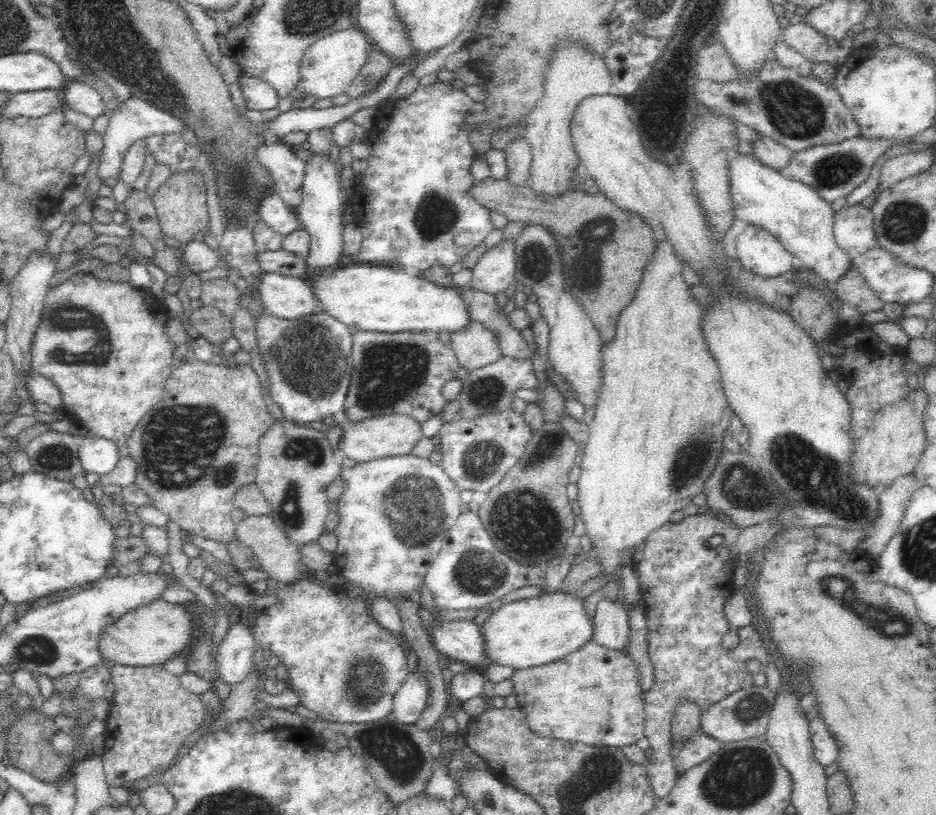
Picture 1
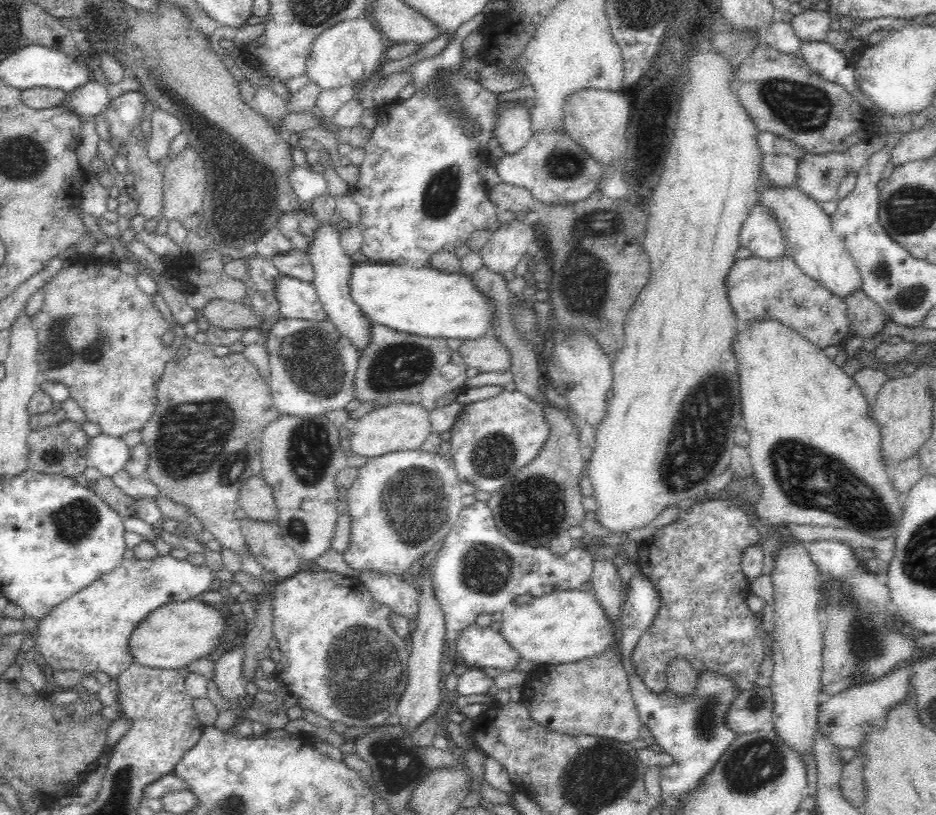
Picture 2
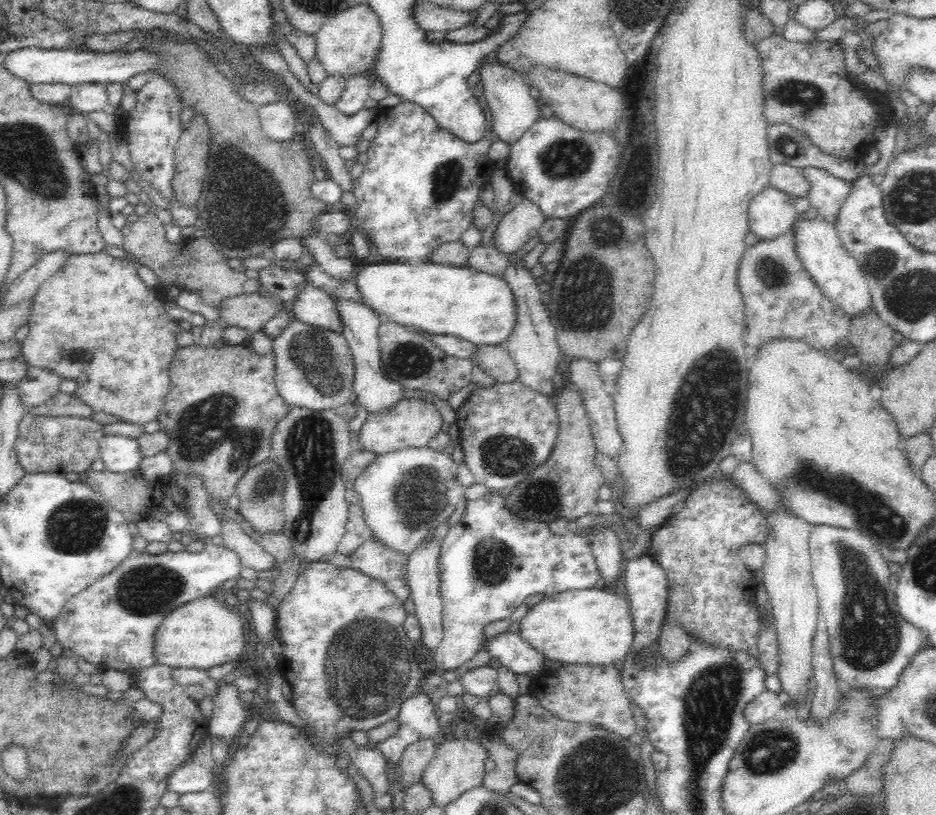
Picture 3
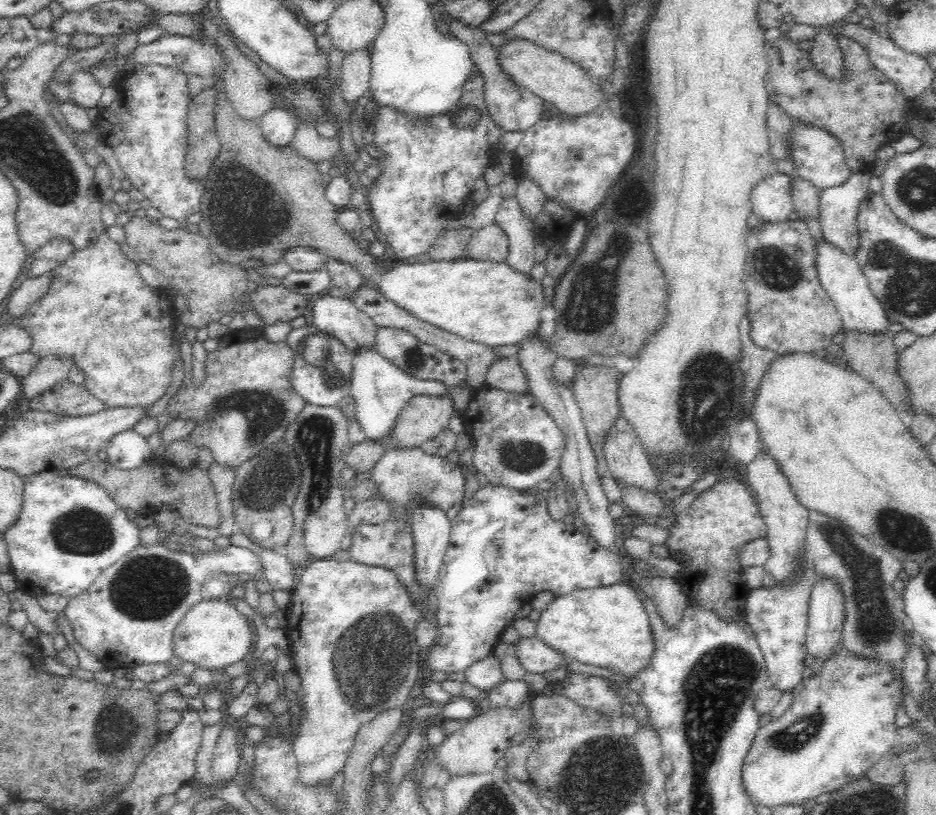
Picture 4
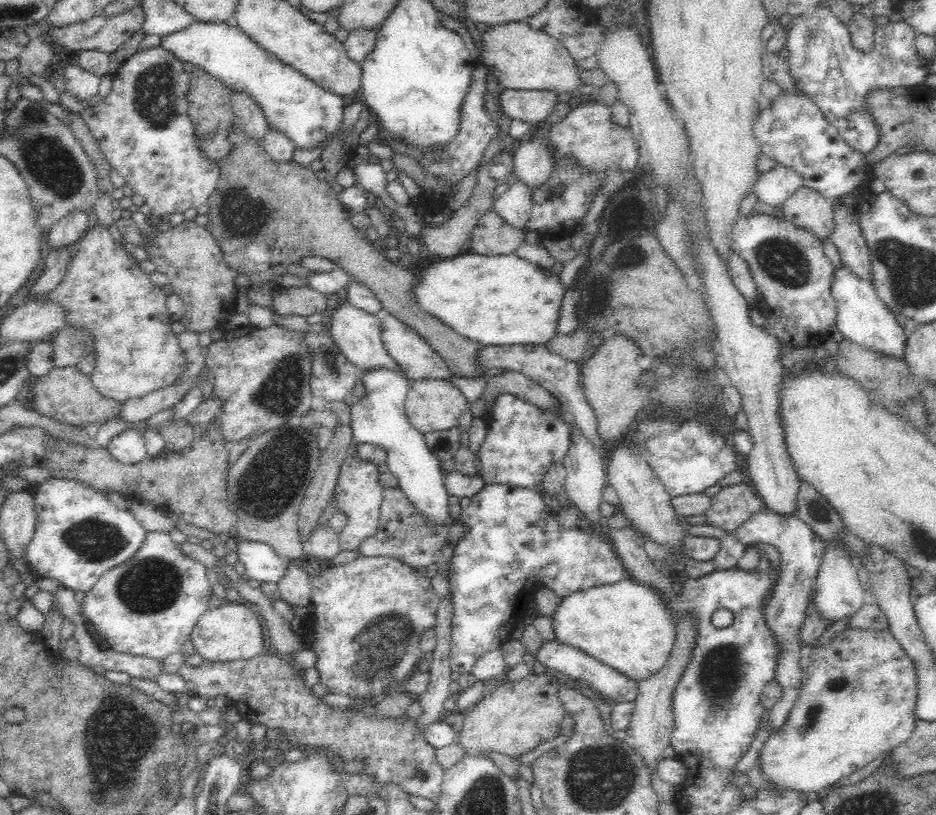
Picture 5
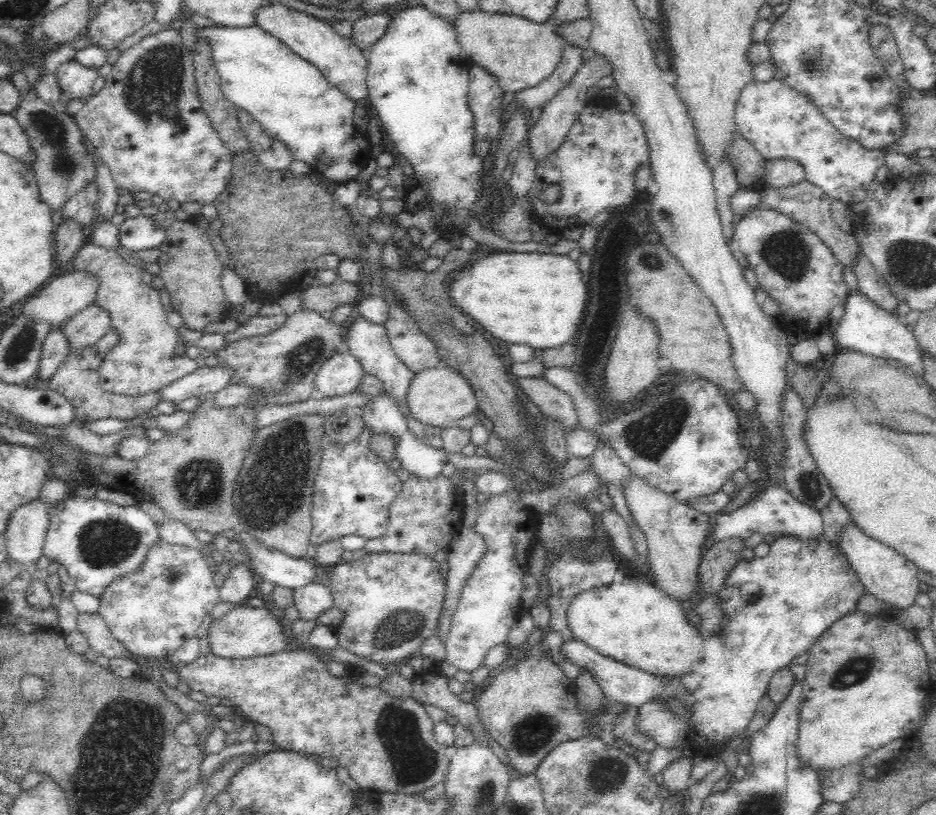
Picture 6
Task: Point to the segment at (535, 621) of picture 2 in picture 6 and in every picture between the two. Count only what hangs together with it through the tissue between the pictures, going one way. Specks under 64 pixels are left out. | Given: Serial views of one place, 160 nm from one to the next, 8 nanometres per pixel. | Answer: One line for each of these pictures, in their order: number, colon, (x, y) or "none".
3: (593, 626)
4: (607, 626)
5: (626, 625)
6: (636, 623)

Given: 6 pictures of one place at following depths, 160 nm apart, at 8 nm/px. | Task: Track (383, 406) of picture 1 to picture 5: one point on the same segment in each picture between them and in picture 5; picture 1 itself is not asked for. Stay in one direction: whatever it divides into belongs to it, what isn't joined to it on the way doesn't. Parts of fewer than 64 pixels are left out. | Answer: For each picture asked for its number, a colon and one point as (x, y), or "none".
2: (396, 367)
3: (408, 357)
4: (419, 360)
5: (415, 357)

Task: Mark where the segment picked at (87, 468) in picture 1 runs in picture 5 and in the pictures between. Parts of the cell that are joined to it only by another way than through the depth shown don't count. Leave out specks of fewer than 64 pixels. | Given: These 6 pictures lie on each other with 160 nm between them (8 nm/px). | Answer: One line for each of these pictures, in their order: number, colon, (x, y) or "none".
2: (108, 454)
3: (120, 454)
4: (127, 450)
5: (128, 447)

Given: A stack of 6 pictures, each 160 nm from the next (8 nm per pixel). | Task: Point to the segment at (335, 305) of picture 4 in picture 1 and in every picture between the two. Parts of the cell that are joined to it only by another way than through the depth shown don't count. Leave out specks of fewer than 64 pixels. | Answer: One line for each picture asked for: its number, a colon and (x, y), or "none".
1: (288, 297)
2: (297, 299)
3: (312, 305)

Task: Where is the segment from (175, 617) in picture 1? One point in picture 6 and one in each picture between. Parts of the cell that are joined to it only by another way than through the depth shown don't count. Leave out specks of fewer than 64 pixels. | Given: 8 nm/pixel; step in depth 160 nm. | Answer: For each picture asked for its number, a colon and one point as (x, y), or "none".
2: (176, 634)
3: (203, 633)
4: (213, 634)
5: (233, 631)
6: (243, 632)

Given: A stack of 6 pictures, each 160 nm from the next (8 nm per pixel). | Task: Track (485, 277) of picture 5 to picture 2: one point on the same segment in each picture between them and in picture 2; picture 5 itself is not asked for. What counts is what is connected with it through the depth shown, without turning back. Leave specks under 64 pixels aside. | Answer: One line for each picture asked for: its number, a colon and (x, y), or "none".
2: (426, 302)
3: (441, 300)
4: (489, 303)

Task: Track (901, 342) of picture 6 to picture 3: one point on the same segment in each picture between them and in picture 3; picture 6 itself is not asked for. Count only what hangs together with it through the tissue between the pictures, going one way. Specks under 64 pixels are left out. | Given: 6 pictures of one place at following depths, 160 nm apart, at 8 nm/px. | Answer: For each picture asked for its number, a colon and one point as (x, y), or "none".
3: (817, 244)
4: (841, 277)
5: (862, 317)

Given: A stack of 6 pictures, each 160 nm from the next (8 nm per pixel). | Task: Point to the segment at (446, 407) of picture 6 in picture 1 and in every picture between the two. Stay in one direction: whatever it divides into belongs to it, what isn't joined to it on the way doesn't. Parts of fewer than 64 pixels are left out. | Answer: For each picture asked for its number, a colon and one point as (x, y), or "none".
1: (391, 435)
2: (396, 427)
3: (409, 424)
4: (424, 417)
5: (431, 404)

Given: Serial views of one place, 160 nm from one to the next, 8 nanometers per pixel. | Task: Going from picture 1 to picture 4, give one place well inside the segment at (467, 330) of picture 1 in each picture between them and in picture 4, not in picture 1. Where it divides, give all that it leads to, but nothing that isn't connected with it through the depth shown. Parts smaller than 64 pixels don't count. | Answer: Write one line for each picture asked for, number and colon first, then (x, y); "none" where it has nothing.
2: (487, 354)
3: (495, 360)
4: (505, 373)

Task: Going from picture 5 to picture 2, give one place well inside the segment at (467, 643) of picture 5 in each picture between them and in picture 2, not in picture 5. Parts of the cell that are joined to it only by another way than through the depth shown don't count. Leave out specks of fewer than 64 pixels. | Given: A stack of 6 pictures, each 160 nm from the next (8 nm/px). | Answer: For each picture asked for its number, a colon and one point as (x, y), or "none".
2: (477, 570)
3: (490, 562)
4: (503, 548)

